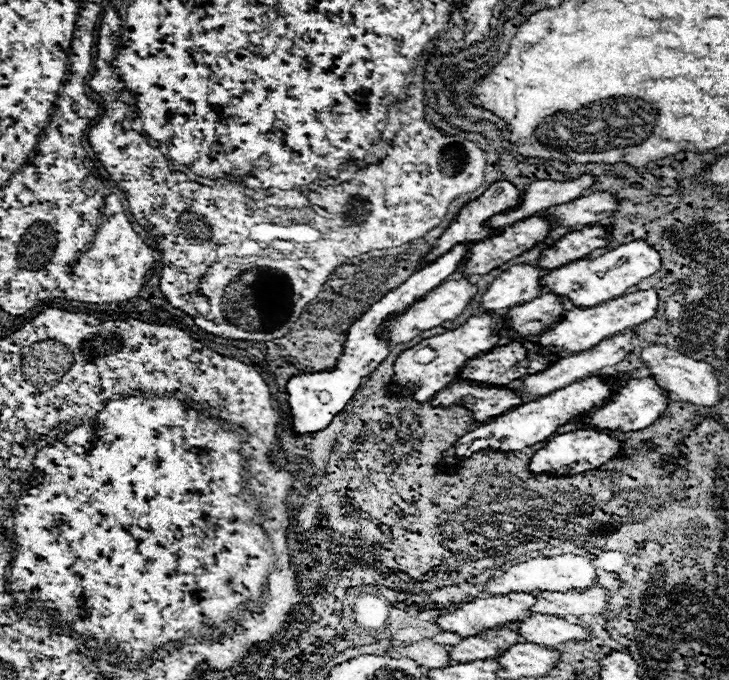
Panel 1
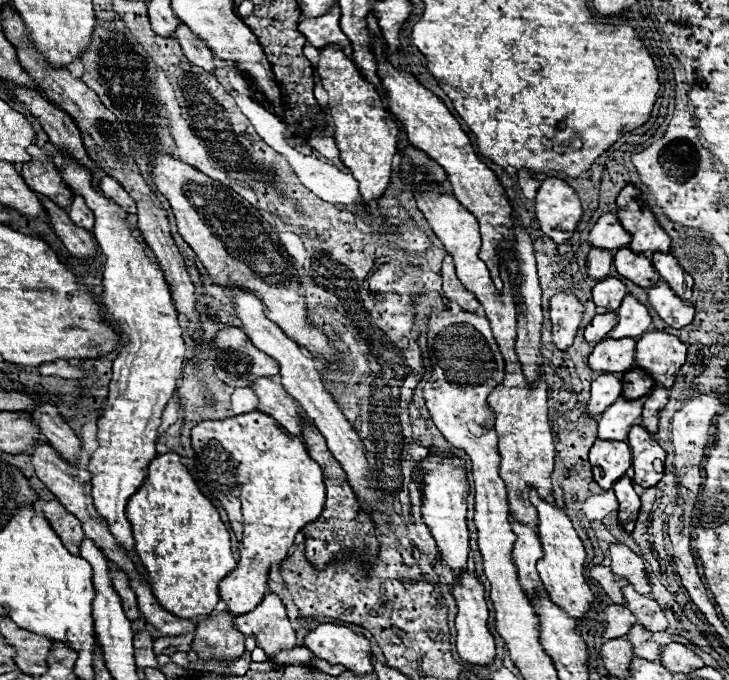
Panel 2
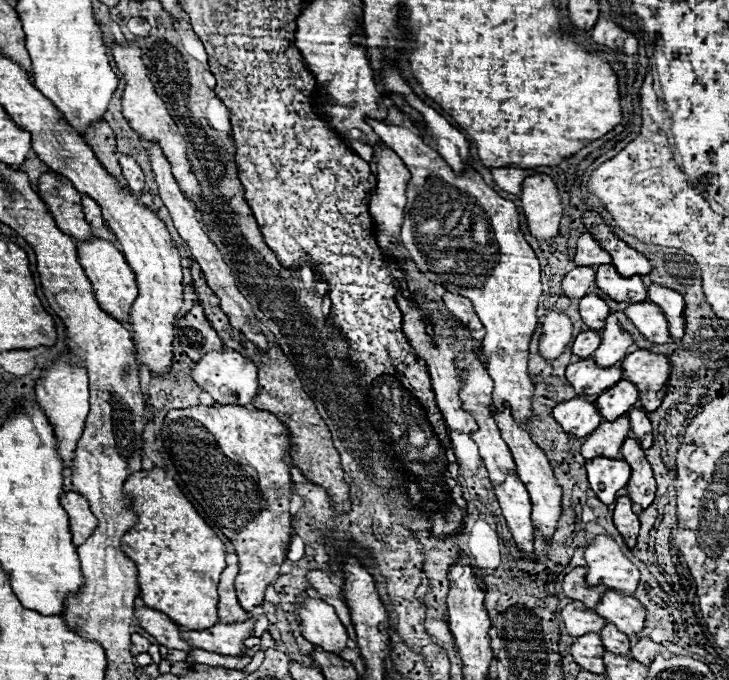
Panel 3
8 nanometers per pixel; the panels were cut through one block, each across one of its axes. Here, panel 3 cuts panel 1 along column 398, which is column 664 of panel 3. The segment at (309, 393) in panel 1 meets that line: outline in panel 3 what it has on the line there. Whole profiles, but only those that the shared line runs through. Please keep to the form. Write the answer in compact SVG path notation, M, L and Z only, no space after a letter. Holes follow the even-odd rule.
M650 284L648 286L648 298L656 306L660 306L662 312L666 314L672 338L680 340L684 334L684 298L682 298L682 294L674 292L672 288L666 288L666 286Z

